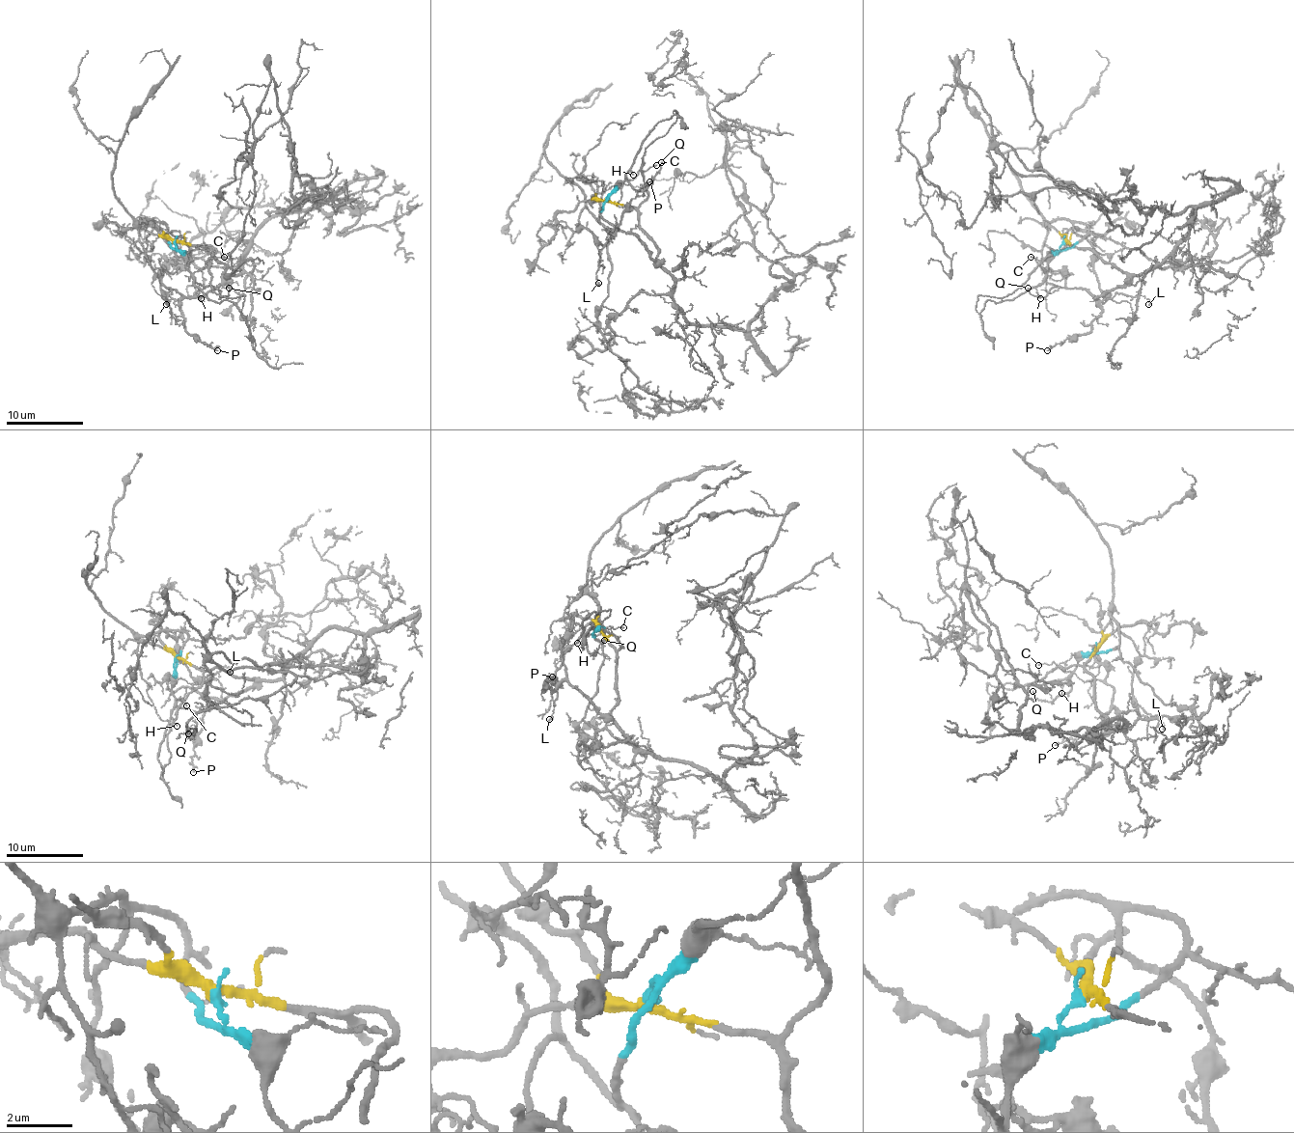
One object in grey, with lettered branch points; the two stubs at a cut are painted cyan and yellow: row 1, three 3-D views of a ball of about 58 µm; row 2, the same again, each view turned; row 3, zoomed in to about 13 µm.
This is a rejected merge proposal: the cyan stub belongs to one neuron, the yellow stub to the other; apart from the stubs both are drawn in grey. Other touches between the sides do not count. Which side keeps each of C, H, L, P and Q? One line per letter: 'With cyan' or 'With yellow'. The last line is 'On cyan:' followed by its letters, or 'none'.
C: With cyan
H: With cyan
L: With yellow
P: With yellow
Q: With cyan
On cyan: C, H, Q

